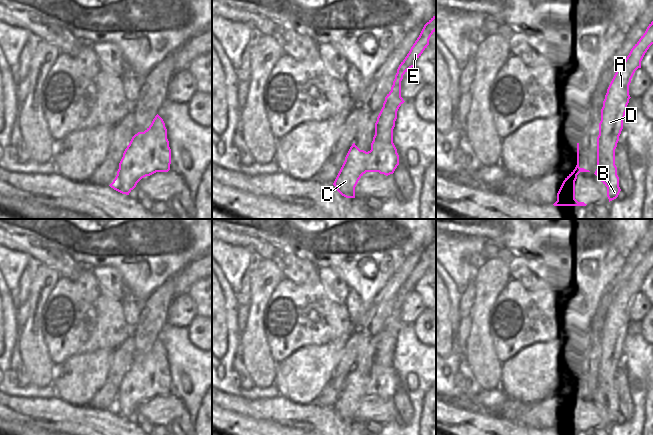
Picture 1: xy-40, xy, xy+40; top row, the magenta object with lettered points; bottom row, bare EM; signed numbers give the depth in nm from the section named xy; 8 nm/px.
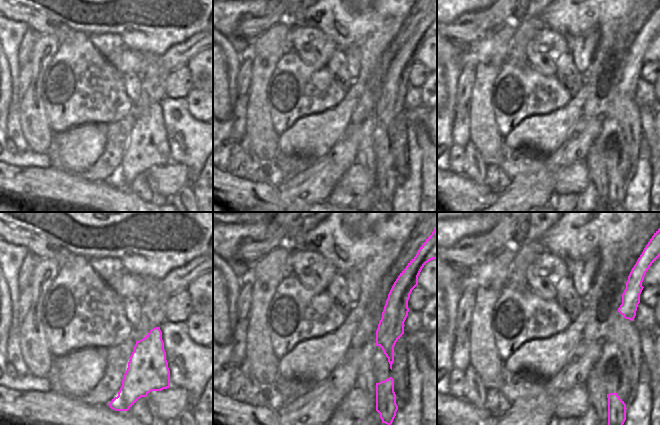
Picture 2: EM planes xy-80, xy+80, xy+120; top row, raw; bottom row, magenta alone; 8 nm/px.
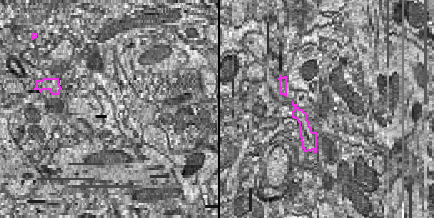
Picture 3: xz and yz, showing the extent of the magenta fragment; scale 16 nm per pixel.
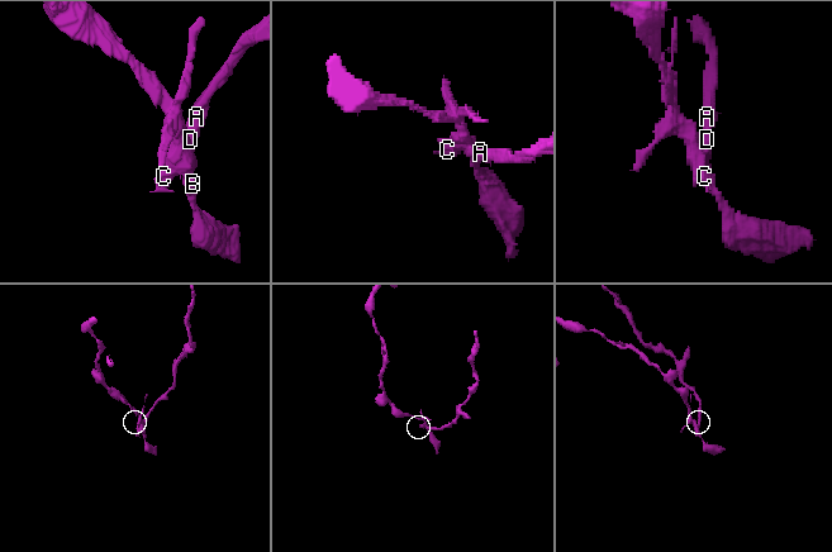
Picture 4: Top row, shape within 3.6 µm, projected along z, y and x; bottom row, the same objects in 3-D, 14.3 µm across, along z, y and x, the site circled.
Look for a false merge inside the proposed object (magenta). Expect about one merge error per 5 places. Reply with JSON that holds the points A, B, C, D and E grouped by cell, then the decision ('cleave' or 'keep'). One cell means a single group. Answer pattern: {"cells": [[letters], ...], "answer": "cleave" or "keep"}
{"cells": [["A", "B", "D", "E"], ["C"]], "answer": "cleave"}

